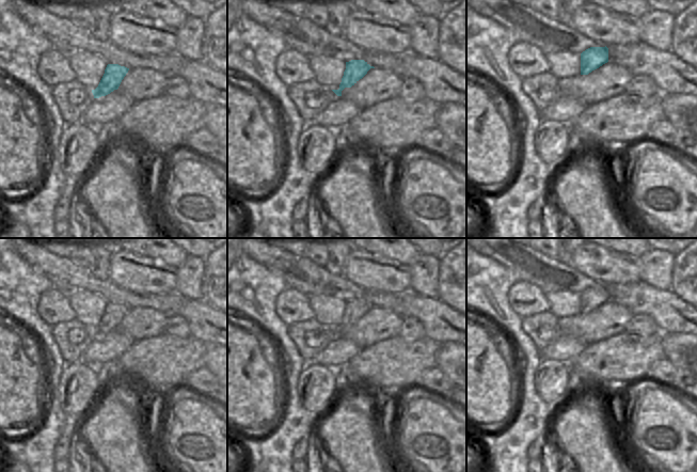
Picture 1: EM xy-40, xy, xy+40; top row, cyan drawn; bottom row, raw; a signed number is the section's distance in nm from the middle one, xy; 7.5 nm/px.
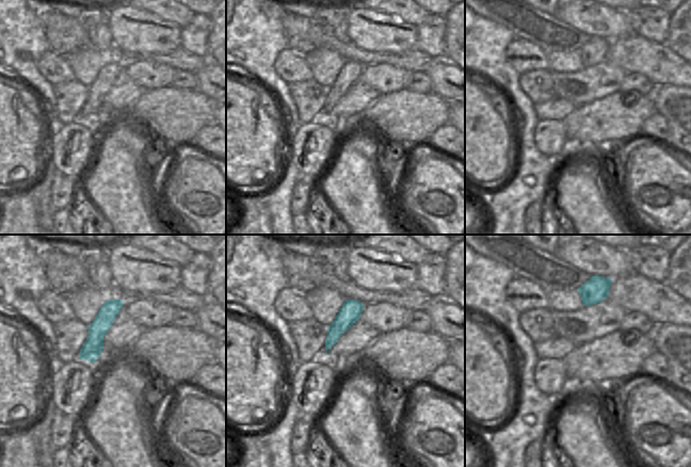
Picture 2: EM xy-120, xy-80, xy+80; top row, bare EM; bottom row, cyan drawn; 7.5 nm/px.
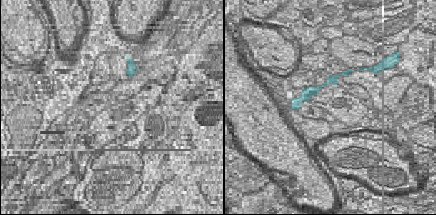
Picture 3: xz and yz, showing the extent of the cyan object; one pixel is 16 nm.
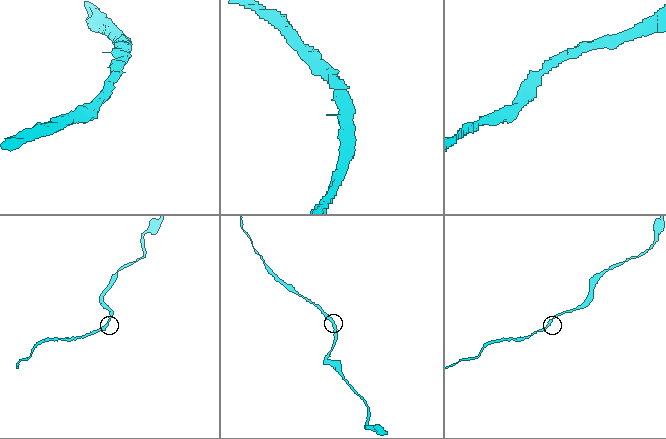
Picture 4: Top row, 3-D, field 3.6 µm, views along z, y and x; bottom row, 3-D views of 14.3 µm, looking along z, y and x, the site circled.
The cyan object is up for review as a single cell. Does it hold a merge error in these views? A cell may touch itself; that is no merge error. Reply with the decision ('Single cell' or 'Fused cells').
Single cell.

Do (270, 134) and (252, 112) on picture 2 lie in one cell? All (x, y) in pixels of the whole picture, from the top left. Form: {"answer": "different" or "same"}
{"answer": "same"}

